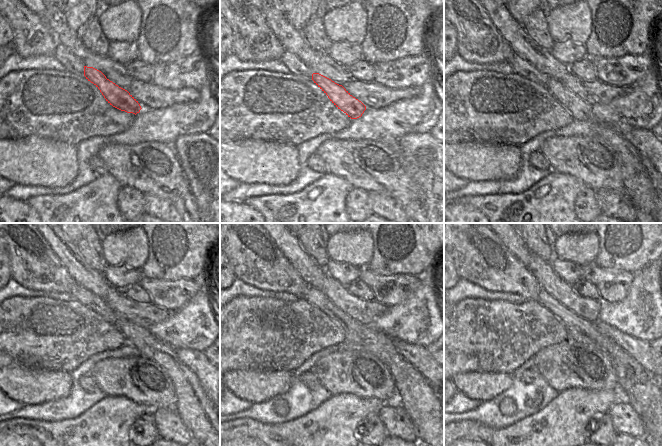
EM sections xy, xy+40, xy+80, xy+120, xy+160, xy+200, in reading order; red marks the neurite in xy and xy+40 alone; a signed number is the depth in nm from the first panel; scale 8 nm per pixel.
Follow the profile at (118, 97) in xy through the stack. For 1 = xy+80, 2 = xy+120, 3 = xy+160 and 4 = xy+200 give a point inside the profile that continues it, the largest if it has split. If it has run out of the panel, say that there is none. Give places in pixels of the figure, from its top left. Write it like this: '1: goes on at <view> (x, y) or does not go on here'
1: goes on at xy+80 (637, 184)
2: goes on at xy+120 (199, 415)
3: goes on at xy+160 (423, 404)
4: goes on at xy+200 (646, 394)

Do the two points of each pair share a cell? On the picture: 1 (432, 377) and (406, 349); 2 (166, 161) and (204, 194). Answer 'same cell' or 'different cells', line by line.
1: same cell
2: different cells

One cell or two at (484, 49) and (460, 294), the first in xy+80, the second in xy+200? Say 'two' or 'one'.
two

